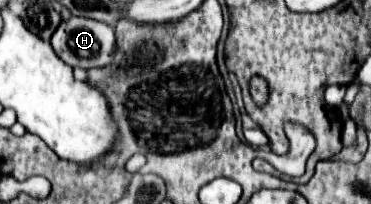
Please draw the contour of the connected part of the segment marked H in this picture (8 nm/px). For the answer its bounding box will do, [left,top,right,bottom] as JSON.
[52,17,116,69]

